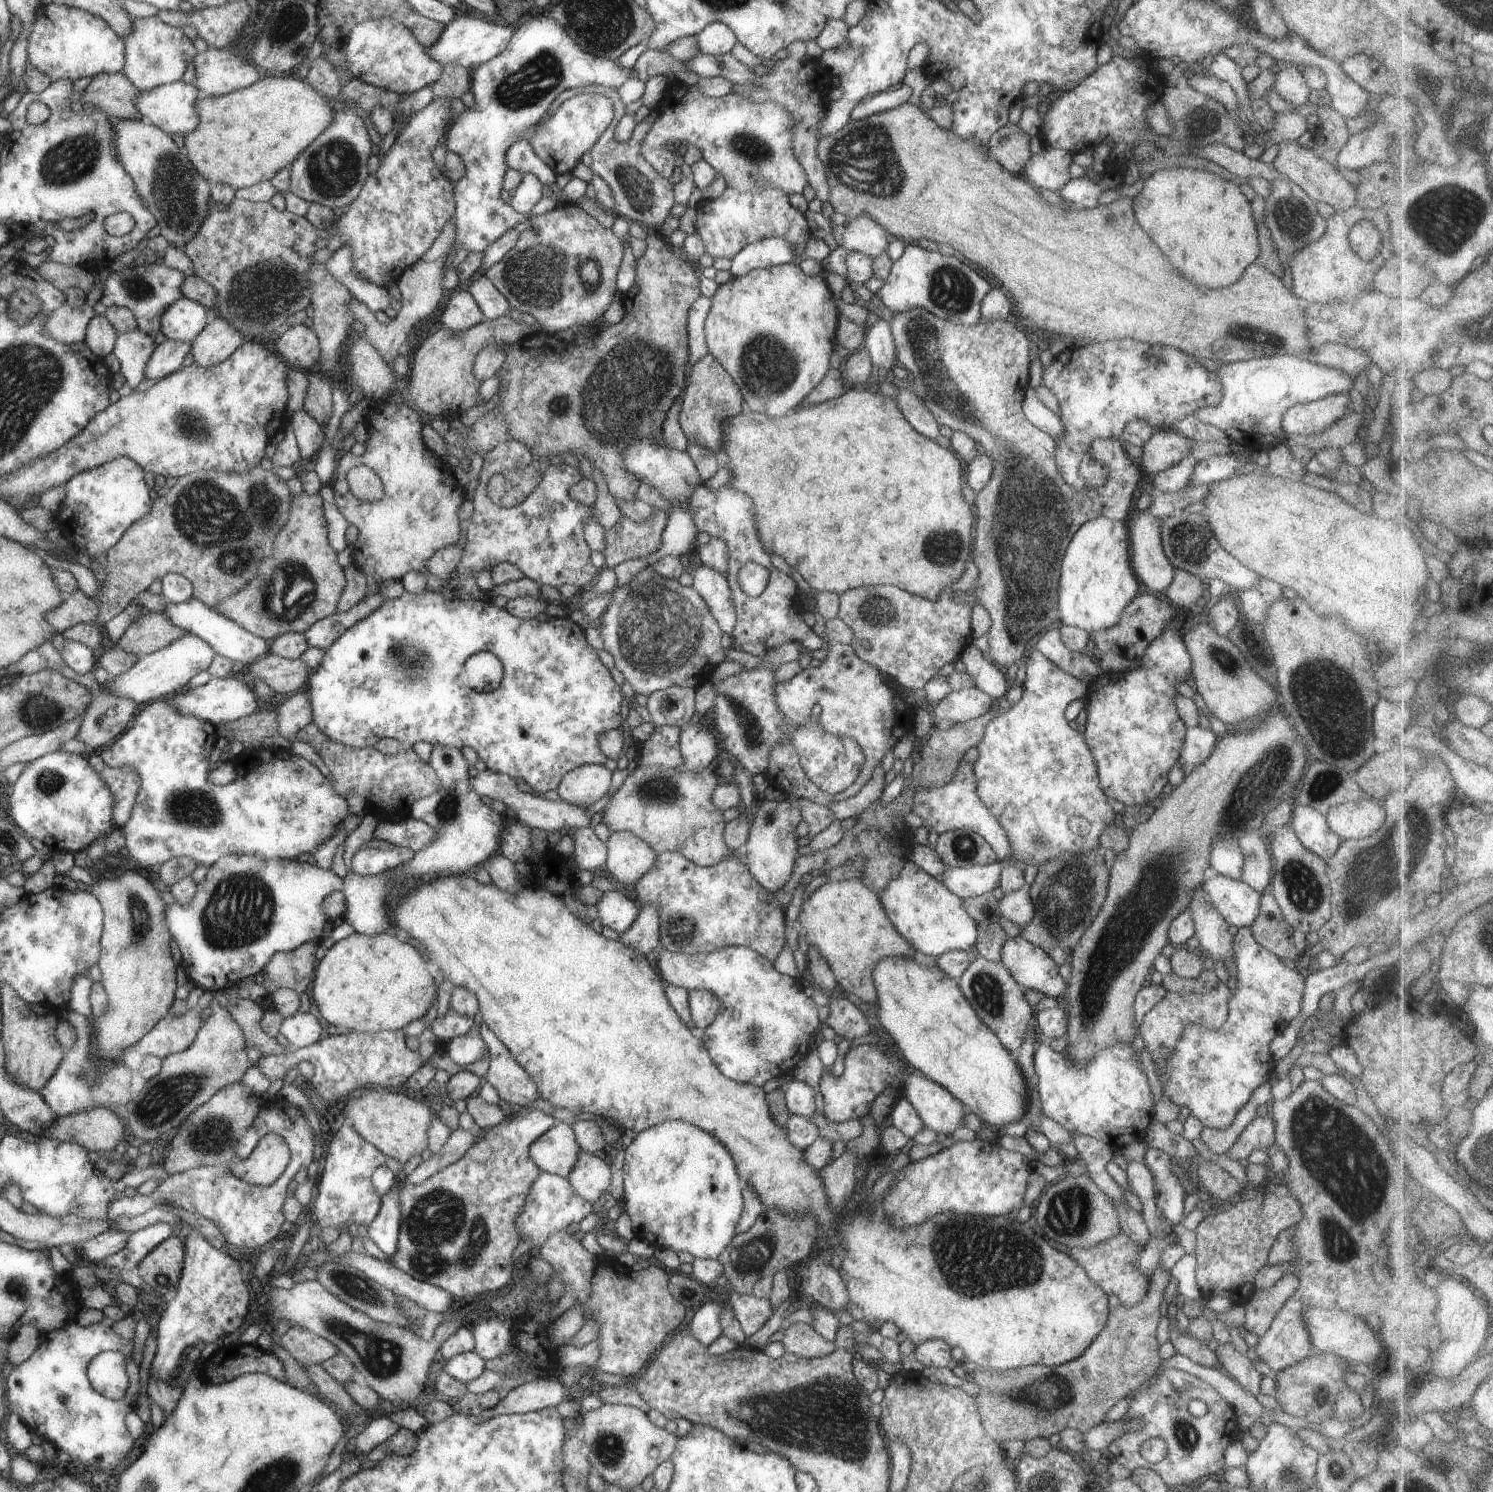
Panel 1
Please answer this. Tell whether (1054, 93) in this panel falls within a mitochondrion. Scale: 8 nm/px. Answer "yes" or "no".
no

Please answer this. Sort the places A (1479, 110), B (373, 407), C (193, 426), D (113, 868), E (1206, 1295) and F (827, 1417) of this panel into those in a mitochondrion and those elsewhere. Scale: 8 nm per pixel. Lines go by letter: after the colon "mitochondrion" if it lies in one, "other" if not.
A: other
B: other
C: mitochondrion
D: mitochondrion
E: other
F: mitochondrion

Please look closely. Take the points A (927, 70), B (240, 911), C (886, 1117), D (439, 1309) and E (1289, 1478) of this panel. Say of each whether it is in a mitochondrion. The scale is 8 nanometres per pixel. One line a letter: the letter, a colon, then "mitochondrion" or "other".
A: other
B: mitochondrion
C: other
D: other
E: mitochondrion

